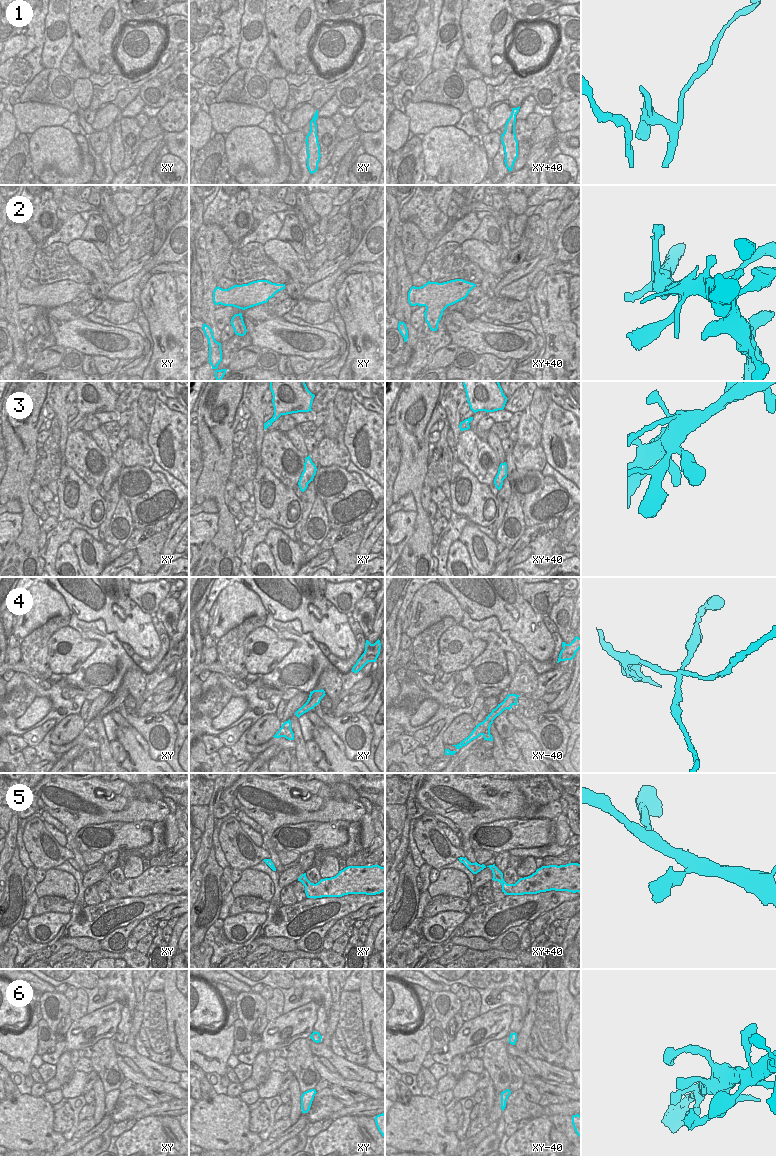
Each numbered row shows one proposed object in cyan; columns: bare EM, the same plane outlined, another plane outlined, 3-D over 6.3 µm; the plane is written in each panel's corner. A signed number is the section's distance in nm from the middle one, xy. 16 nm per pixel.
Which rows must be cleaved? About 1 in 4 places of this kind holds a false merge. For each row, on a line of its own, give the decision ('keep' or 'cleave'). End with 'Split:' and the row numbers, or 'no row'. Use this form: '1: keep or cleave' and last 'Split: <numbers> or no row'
1: cleave
2: keep
3: keep
4: cleave
5: keep
6: keep
Split: 1, 4

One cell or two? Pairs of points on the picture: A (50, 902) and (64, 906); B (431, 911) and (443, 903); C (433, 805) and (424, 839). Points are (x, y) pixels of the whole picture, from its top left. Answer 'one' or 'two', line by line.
A: one
B: one
C: two

